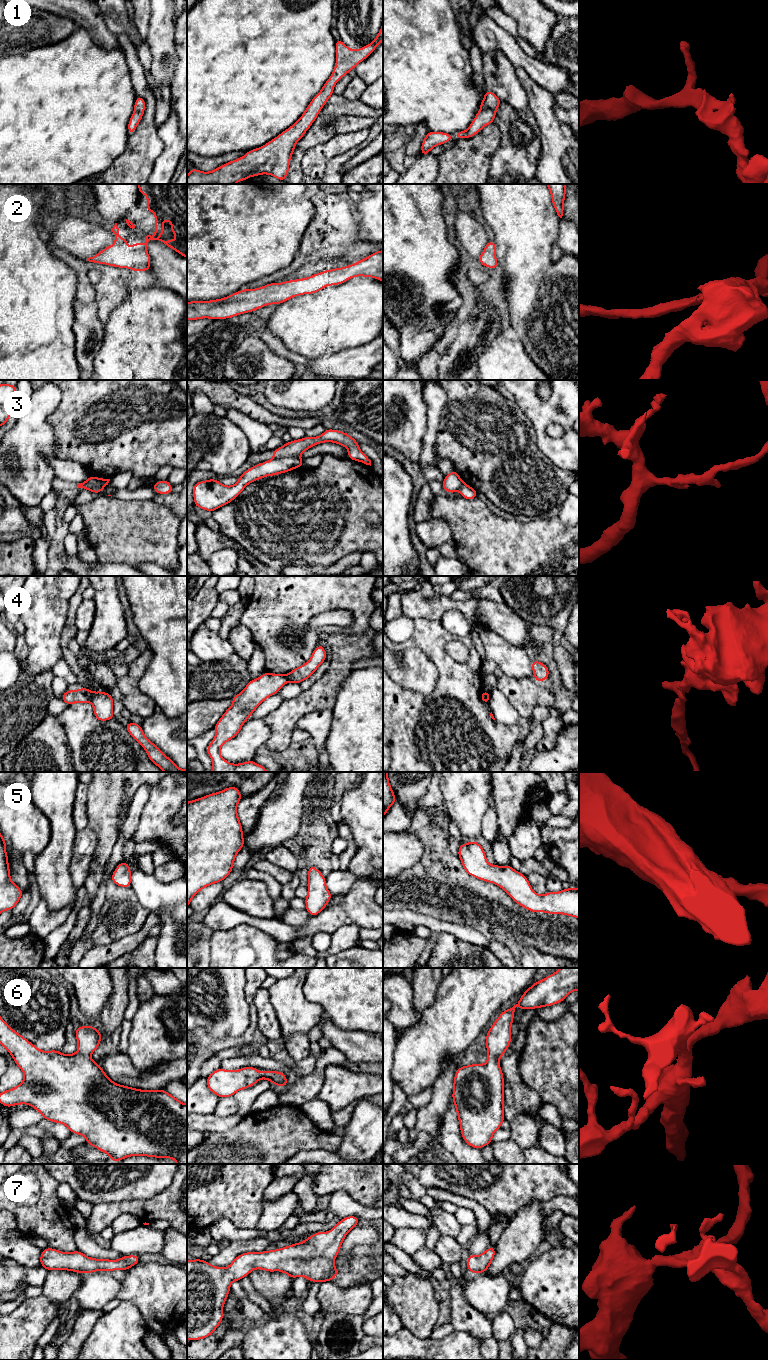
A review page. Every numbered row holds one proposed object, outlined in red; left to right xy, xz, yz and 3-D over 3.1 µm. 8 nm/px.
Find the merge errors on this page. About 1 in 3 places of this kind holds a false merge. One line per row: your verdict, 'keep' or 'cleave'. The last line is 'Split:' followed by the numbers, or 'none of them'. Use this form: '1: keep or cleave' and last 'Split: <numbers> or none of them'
1: keep
2: keep
3: cleave
4: cleave
5: keep
6: keep
7: keep
Split: 3, 4

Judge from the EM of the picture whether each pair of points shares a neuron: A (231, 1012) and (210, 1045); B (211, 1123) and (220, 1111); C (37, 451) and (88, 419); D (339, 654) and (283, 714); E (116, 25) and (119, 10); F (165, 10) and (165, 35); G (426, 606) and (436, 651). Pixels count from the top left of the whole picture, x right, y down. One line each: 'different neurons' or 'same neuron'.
A: different neurons
B: different neurons
C: different neurons
D: same neuron
E: same neuron
F: same neuron
G: different neurons

